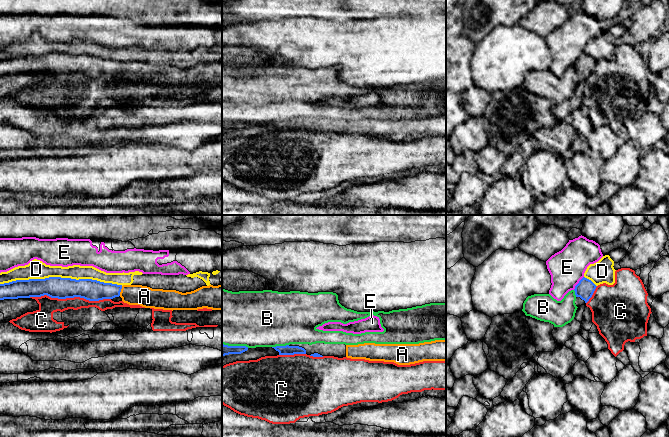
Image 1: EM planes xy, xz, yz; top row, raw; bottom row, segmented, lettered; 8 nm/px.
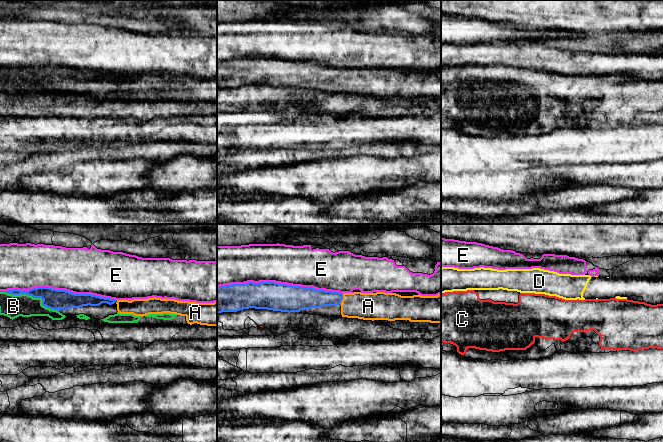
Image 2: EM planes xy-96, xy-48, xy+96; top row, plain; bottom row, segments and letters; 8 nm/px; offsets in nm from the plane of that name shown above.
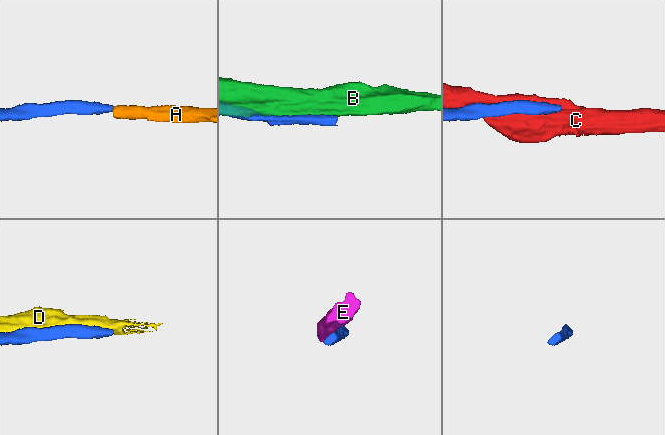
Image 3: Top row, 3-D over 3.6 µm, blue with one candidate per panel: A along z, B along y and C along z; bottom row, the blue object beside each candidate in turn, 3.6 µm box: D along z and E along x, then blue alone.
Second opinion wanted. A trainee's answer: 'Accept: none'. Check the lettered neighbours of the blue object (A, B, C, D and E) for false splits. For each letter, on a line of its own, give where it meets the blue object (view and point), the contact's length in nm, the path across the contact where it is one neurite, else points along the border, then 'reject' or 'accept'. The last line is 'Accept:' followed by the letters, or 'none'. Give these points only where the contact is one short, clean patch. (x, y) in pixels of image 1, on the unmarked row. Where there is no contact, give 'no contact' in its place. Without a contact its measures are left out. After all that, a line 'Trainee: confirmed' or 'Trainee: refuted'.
A: contact xy (120, 67); length 80 nm; way xy (92, 66), (120, 67), (144, 72); accept
B: contact xz (280, 122); length 140 nm; reject
C: contact xy (70, 73); length 650 nm; reject
D: contact xy (60, 53); length 1000 nm; reject
E: contact yz (578, 59); length 140 nm; reject
Accept: A
Trainee: refuted

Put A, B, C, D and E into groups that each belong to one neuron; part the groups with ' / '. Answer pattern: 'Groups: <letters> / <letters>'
Groups: A / B / C / D / E

